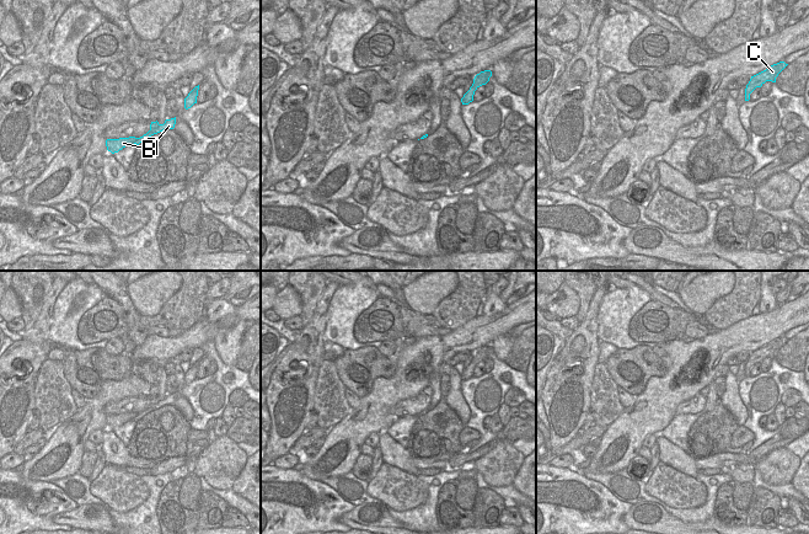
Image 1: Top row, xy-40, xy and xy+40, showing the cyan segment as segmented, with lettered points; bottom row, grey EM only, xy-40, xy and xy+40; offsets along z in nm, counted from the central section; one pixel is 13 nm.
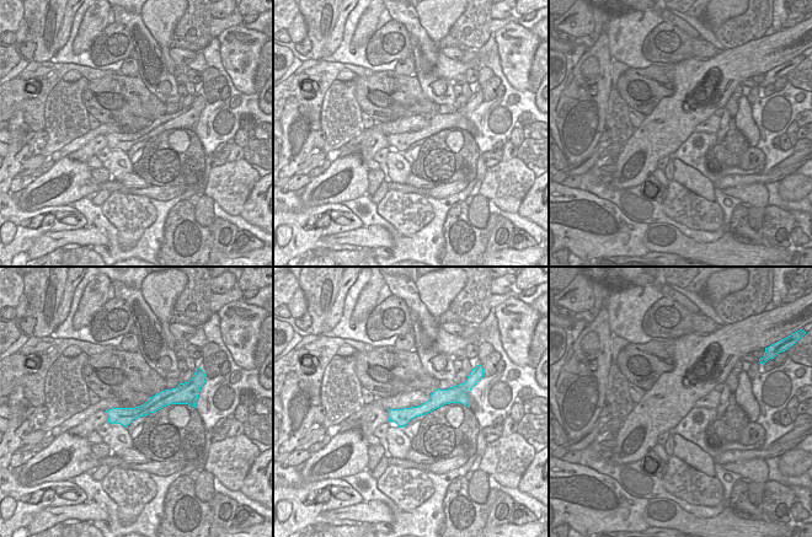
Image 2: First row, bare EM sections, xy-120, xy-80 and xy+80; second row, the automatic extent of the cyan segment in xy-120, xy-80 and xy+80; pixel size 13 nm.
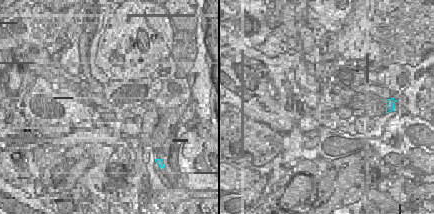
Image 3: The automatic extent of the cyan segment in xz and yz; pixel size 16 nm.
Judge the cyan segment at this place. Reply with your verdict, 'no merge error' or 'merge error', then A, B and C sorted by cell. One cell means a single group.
no merge error; A B C

